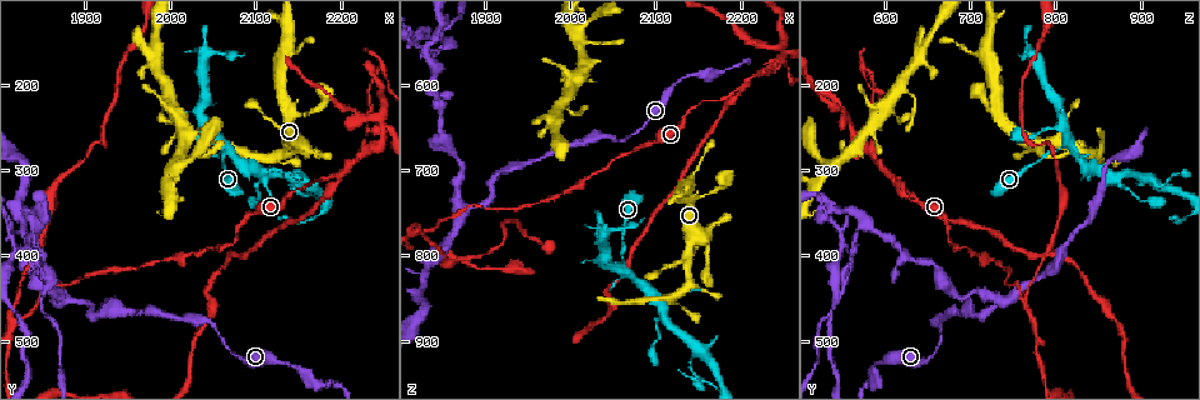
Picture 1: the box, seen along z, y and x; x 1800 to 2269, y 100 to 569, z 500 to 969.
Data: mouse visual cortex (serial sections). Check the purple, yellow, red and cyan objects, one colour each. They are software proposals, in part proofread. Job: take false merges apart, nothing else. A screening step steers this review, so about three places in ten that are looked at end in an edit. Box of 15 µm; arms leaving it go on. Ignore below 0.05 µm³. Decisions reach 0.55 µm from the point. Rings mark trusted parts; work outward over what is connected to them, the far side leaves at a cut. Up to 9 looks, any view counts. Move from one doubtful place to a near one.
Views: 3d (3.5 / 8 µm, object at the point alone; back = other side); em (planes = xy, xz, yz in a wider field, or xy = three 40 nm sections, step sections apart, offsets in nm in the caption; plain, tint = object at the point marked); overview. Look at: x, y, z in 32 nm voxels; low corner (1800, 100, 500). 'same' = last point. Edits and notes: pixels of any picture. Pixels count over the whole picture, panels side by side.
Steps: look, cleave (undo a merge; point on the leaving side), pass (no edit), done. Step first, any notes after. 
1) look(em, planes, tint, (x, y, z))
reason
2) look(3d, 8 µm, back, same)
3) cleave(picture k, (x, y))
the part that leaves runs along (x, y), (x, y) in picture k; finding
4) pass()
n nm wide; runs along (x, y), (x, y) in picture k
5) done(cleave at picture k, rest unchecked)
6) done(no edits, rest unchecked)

look(3d, 3.5 µm, (2140, 330, 635))
sudden change in width

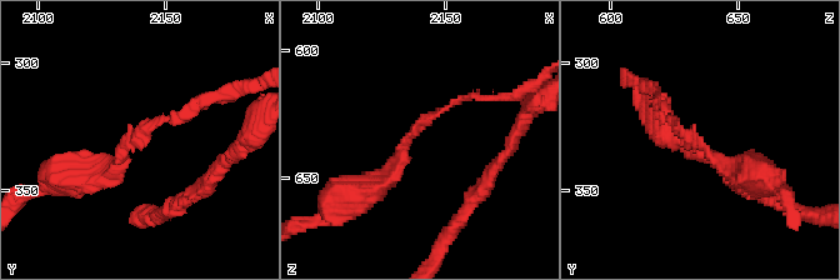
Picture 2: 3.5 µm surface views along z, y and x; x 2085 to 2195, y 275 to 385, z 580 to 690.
look(em, xy, step 2, tint, (2136, 331, 634))
arms of 100, 250 nm

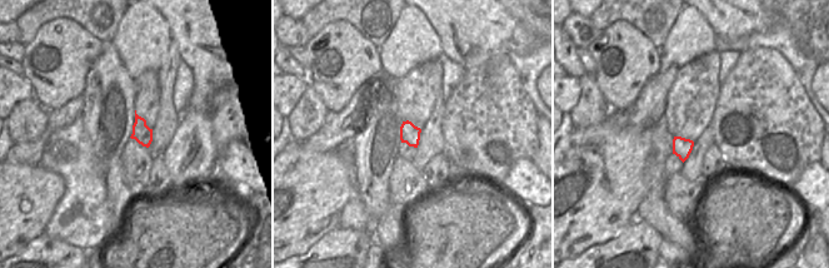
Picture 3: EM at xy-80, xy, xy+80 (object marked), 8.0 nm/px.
pass()
one cell here

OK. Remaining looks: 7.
look(3d, 3.5 µm, (2220, 285, 585))
side arm on a straight run

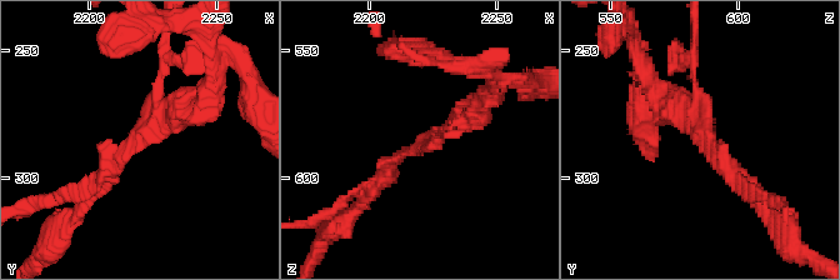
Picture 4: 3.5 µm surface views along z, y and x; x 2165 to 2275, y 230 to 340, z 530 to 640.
look(em, xy, step 1, tint, (2222, 282, 587))
now the EM

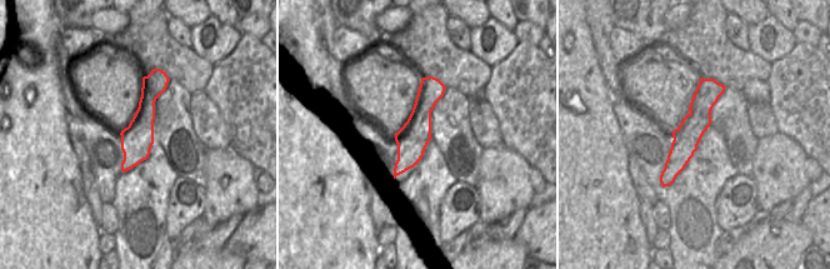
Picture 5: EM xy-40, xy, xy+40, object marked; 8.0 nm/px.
cleave(picture 4, (188, 115))
a second cell is stuck on

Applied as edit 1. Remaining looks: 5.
look(overview)
redraw

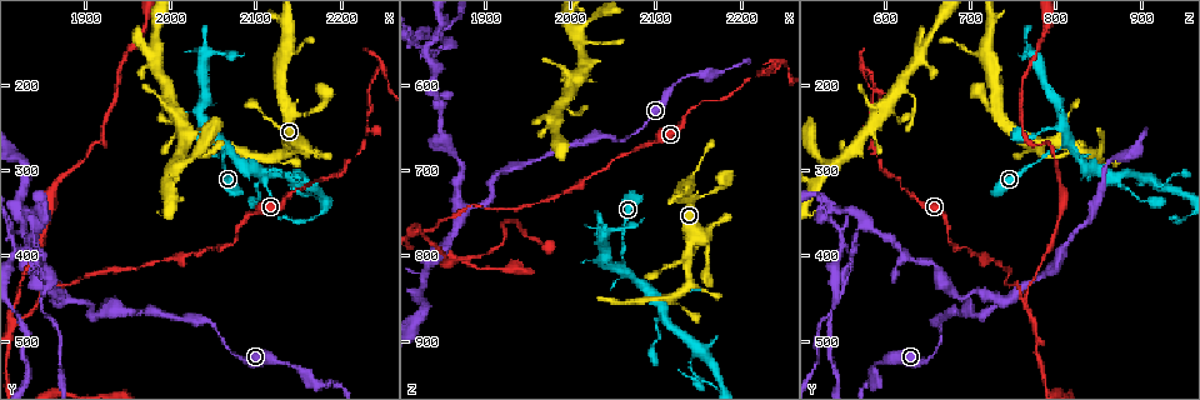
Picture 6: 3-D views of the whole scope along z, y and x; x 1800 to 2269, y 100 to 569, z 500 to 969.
look(3d, 3.5 µm, (1915, 470, 705))
a narrow waist

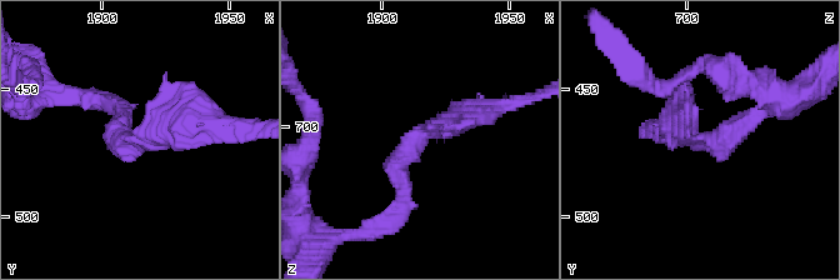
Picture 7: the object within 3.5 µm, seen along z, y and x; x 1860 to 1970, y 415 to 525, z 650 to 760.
look(em, xy, step 5, tint, (1915, 470, 702))
arms of 250, 350 nm

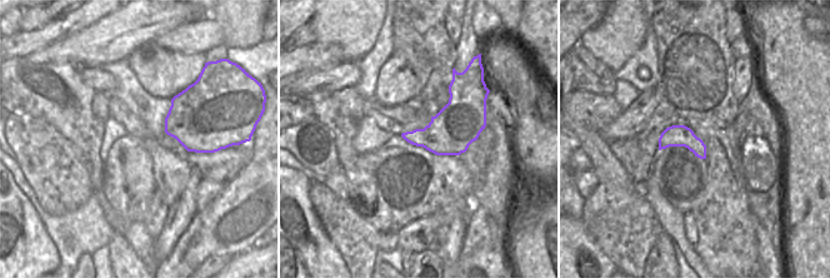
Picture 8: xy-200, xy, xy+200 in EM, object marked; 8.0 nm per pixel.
pass()
runs along (495, 106), (411, 141), (404, 201) in picture 7; continuous, no second cell

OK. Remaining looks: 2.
done(cleave at picture 4, rest unchecked)

